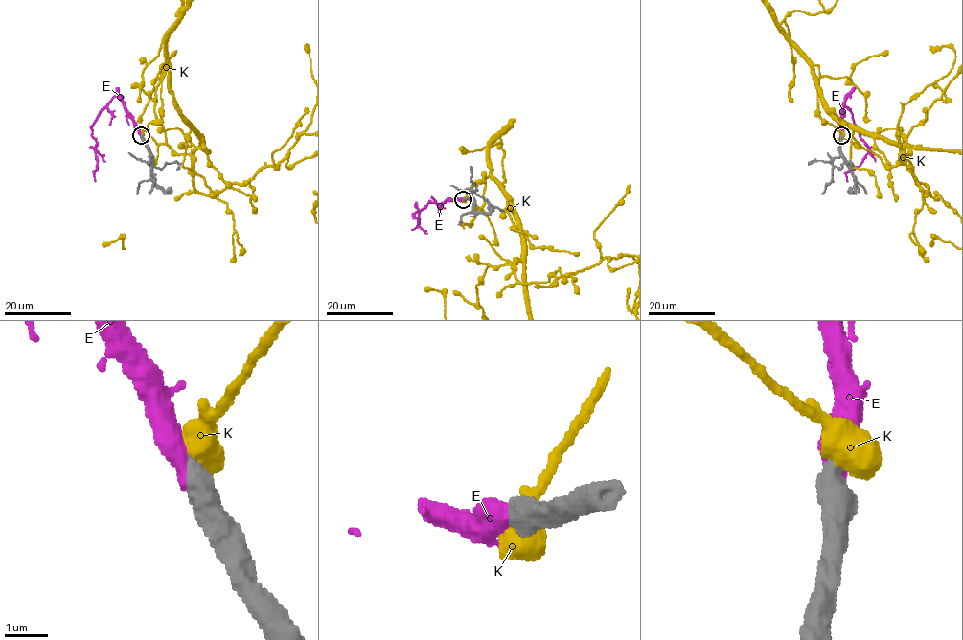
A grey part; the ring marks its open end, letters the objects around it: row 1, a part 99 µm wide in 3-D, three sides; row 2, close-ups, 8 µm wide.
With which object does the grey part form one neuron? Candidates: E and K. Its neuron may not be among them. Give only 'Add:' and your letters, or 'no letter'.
Add: E

